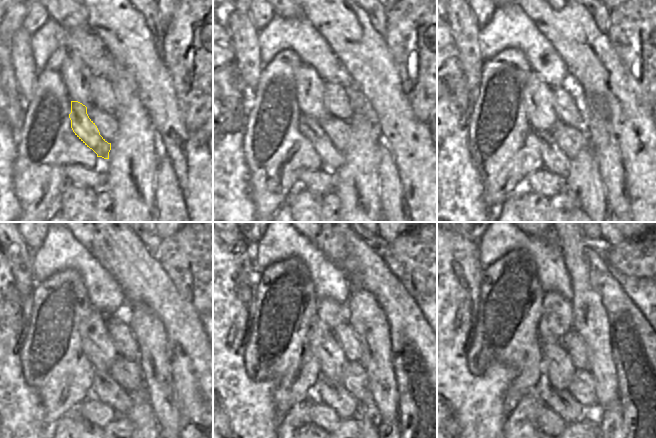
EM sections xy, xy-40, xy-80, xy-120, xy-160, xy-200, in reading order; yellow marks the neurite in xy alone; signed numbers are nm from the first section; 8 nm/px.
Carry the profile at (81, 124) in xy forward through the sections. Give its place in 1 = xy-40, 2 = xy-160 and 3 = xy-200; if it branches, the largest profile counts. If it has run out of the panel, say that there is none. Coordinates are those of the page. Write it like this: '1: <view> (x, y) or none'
1: xy-40 (309, 127)
2: xy-160 (333, 394)
3: xy-200 (561, 402)

